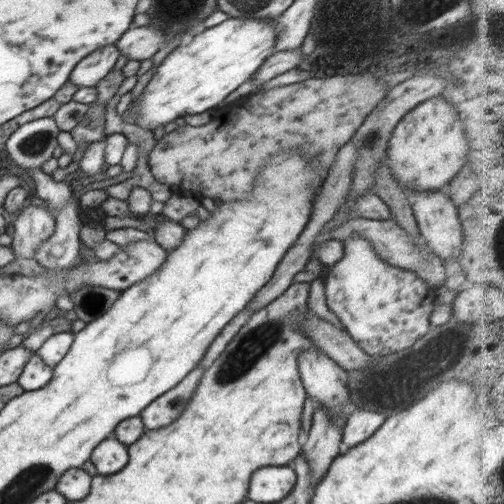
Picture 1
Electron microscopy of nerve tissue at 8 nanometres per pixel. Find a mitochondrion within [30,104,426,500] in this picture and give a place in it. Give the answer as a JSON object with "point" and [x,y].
{"point":[241,359]}

